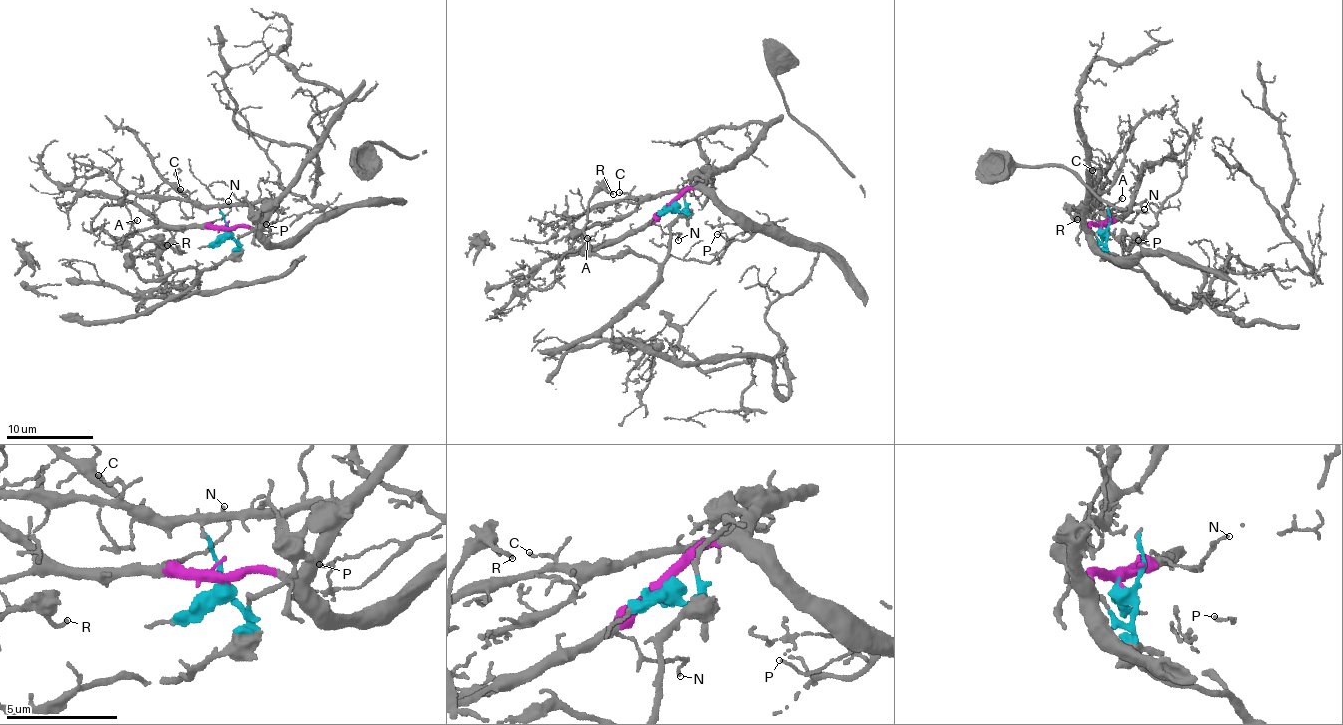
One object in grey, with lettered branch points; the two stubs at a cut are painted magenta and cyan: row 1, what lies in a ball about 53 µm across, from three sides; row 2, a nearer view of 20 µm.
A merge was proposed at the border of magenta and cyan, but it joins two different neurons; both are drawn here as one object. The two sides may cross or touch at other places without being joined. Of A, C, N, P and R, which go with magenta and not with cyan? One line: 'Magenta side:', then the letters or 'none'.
Magenta side: A, C, N, P

